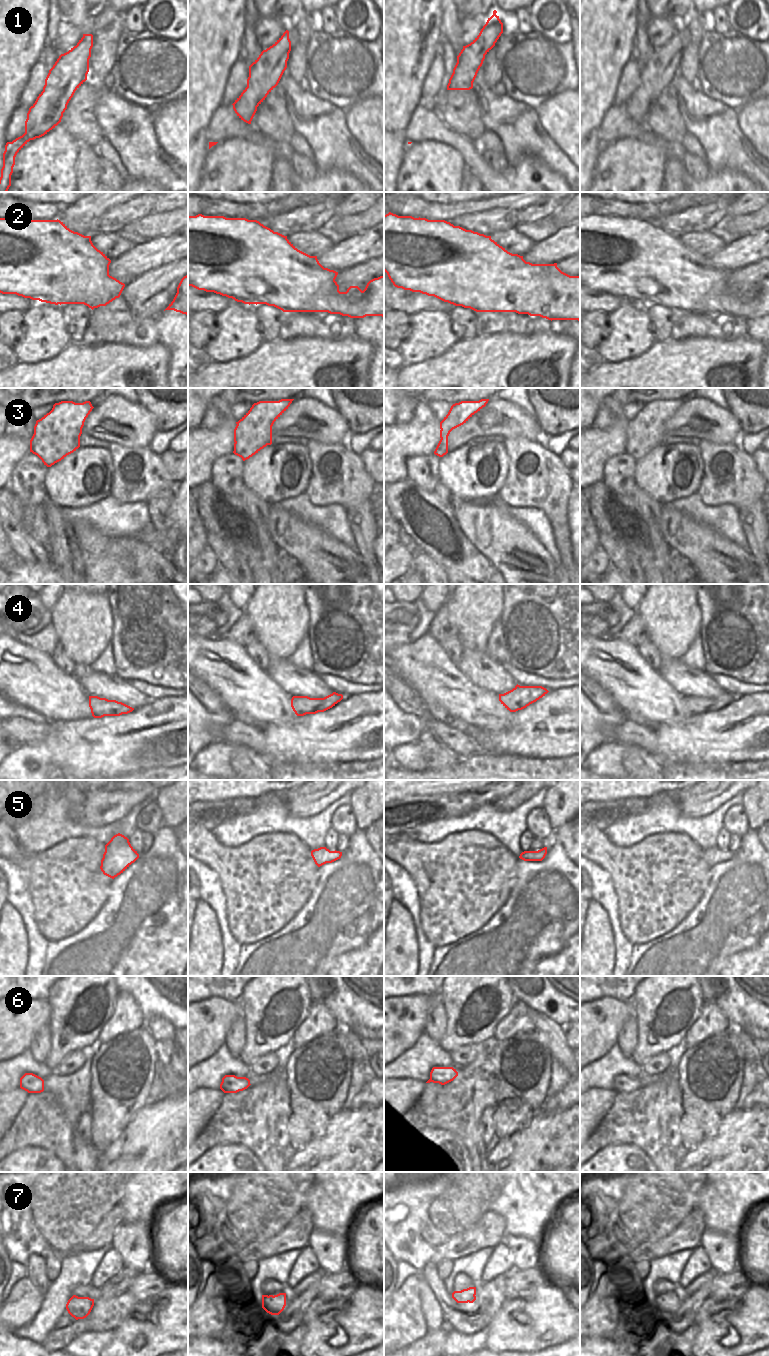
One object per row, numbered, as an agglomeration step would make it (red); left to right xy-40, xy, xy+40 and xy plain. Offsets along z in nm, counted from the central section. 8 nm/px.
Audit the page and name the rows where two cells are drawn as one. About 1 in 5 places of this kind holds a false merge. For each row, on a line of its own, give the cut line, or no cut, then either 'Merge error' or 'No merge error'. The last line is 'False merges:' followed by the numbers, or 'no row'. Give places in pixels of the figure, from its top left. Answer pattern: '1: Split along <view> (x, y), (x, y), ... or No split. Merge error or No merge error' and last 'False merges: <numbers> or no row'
1: No split. No merge error
2: No split. No merge error
3: Split along xy (235, 427), (234, 441). Merge error
4: No split. No merge error
5: No split. No merge error
6: No split. No merge error
7: No split. No merge error
False merges: 3.

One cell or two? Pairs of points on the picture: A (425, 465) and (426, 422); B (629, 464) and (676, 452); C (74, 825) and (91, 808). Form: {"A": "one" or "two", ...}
{"A": "two", "B": "two", "C": "two"}

